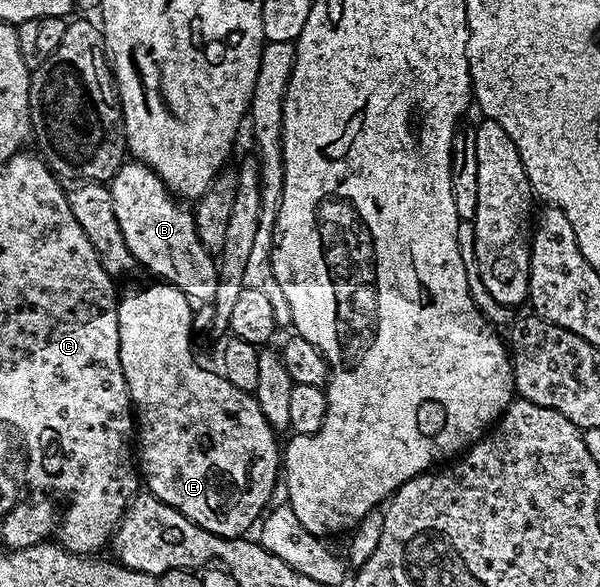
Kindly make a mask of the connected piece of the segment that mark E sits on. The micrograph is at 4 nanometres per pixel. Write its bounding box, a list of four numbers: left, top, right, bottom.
[118,282,280,537]

